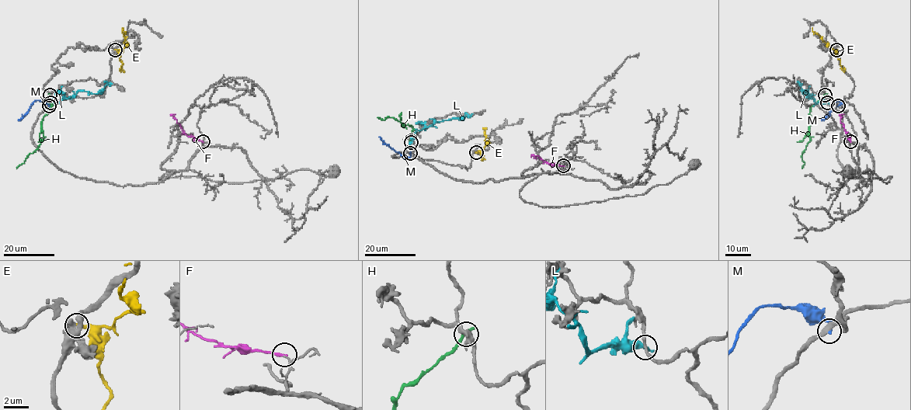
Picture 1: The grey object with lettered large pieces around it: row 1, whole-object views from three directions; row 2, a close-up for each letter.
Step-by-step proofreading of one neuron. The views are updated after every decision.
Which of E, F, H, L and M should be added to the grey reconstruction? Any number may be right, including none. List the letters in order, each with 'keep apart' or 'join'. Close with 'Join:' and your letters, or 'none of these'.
E: keep apart
F: keep apart
H: keep apart
L: keep apart
M: keep apart
Join: none of these

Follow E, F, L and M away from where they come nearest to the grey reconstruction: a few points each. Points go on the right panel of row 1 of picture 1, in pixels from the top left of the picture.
E: (836, 50), (825, 43), (811, 28)
F: (850, 141), (839, 121), (839, 115), (843, 114)
L: (827, 102), (815, 103), (806, 91), (803, 93), (797, 81)
M: (838, 105), (842, 102), (836, 100), (830, 112), (821, 119)

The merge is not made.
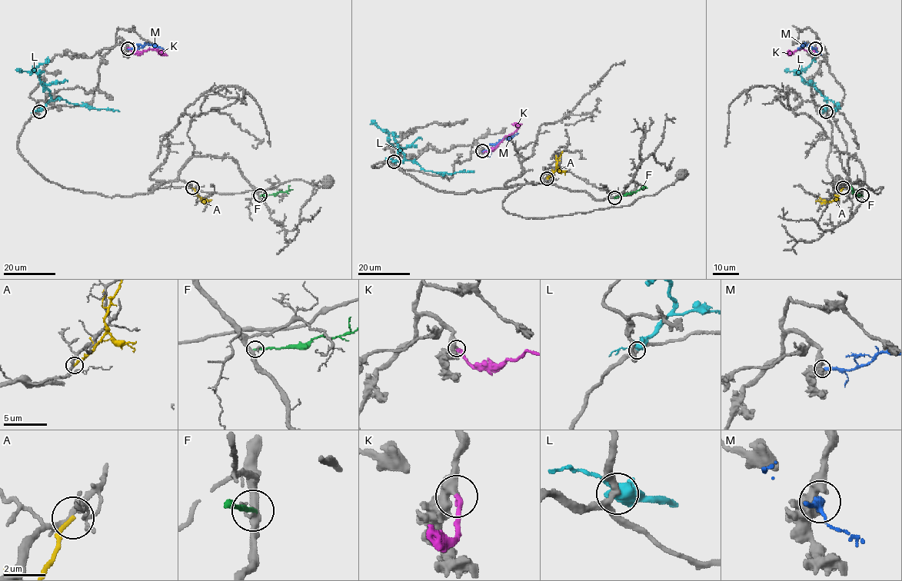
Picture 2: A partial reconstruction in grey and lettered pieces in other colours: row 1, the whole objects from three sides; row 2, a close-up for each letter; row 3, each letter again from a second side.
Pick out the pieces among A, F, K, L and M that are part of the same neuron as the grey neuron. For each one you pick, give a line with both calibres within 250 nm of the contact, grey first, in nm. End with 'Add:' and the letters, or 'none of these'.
K: Thickness 400 nm (grey) against 300 nm
Add: K

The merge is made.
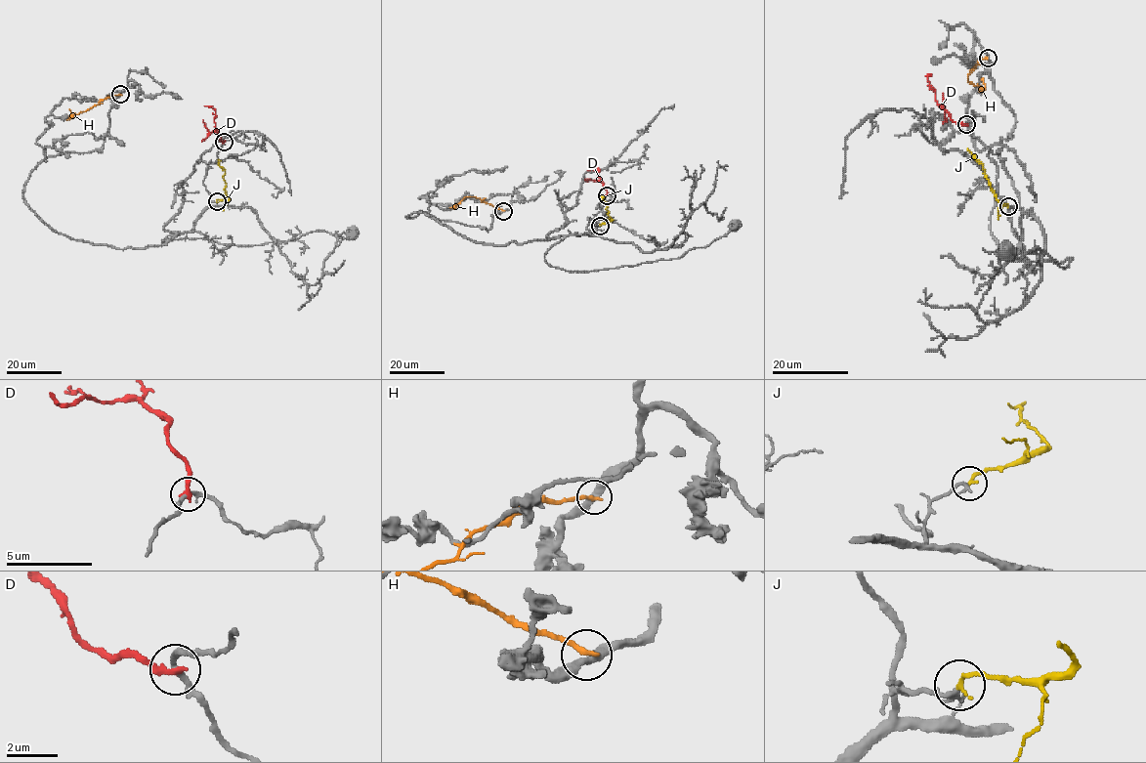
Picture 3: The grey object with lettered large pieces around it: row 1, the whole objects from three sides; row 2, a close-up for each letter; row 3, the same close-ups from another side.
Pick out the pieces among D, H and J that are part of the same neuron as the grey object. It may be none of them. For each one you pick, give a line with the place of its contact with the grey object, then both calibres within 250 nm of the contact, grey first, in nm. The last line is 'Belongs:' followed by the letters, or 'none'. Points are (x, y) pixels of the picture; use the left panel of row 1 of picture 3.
J: contact (217, 201); calibres 240 and 200 nm
Belongs: J

